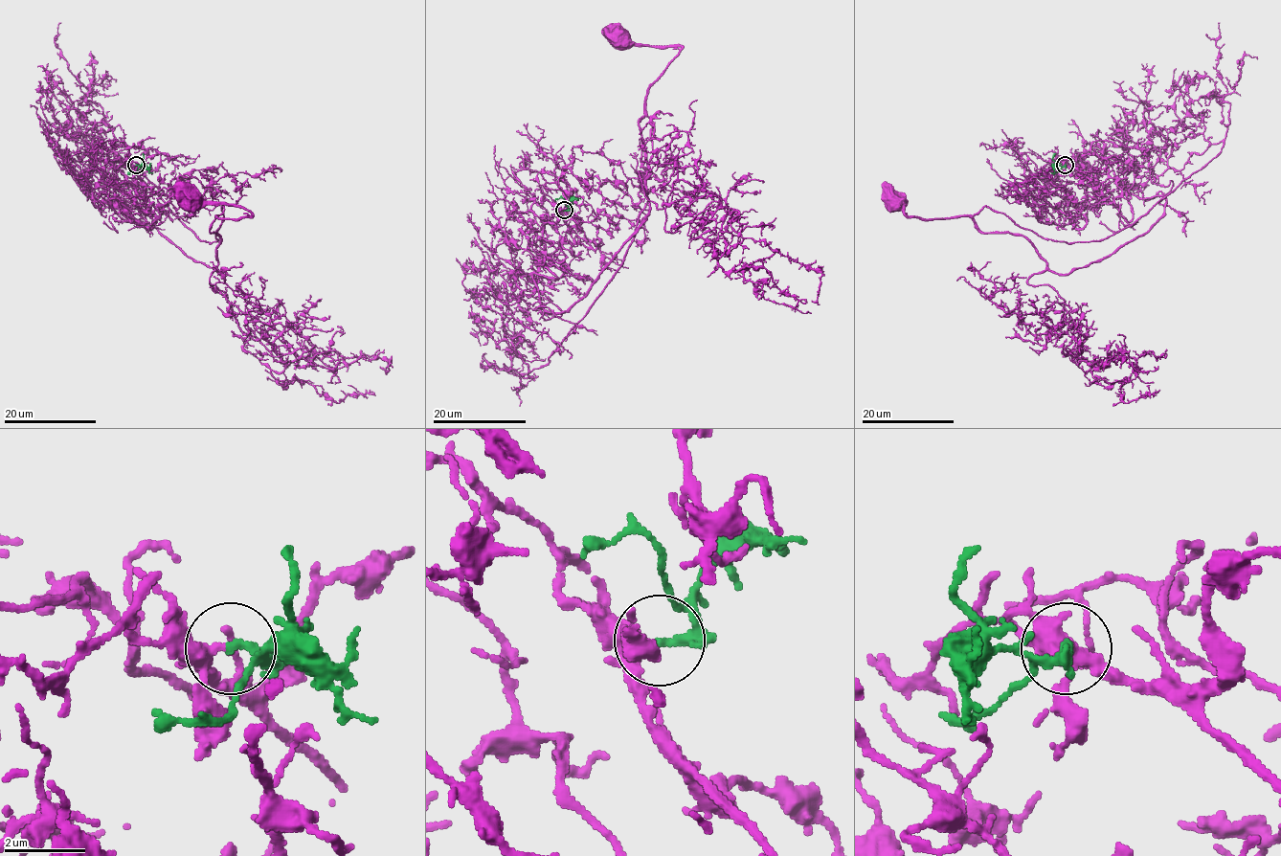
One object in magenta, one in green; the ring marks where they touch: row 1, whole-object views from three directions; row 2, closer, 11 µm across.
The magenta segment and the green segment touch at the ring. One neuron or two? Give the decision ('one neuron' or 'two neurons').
one neuron

